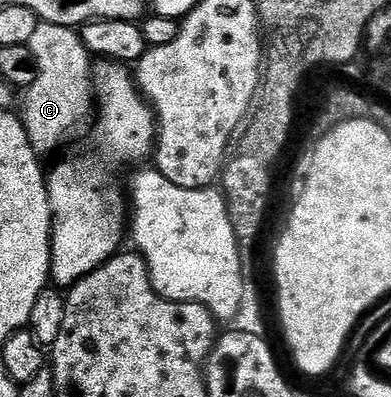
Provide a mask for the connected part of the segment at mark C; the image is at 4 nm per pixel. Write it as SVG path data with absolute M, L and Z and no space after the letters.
M38 22L28 46L37 61L37 76L23 95L23 122L38 156L46 157L52 151L59 150L64 143L79 138L88 127L90 130L95 119L95 63L83 45L80 34L71 27Z

